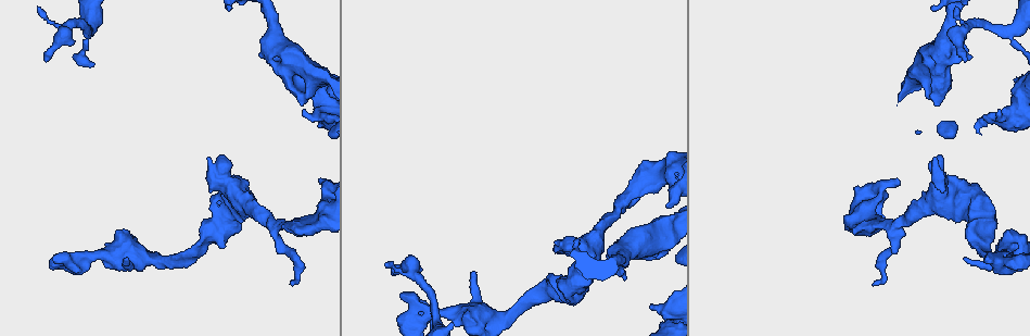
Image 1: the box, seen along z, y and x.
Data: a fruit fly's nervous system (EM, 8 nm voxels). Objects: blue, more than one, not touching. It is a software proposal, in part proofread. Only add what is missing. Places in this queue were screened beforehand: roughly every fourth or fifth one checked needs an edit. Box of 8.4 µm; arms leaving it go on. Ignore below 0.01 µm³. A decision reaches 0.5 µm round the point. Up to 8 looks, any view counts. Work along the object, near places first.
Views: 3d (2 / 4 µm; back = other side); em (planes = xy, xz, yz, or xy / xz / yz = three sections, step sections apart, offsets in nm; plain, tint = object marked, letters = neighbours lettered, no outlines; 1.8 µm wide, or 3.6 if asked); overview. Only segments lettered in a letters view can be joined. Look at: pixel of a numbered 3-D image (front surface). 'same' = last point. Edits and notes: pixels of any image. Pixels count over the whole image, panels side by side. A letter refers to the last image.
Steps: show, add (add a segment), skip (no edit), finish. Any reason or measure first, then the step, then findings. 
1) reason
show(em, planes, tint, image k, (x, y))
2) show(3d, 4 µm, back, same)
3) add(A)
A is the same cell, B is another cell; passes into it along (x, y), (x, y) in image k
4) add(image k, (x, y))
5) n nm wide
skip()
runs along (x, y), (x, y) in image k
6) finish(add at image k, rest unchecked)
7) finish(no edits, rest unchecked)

thick end
show(em, planes, letters, image 1, (302, 112))

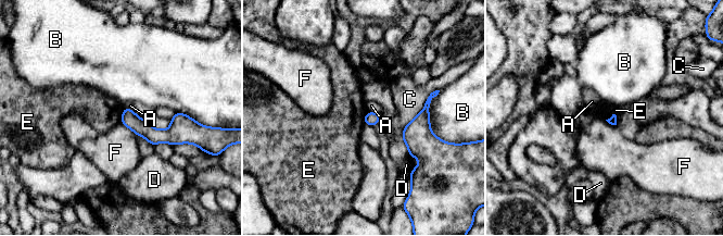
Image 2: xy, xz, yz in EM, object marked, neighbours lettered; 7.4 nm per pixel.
skip()
A, B, C, D, E and F are other cells; runs along (124, 119), (152, 135), (186, 120) in image 2; no lettered segment goes on from it

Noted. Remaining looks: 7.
an open end
show(em, planes, letters, image 1, (45, 60))

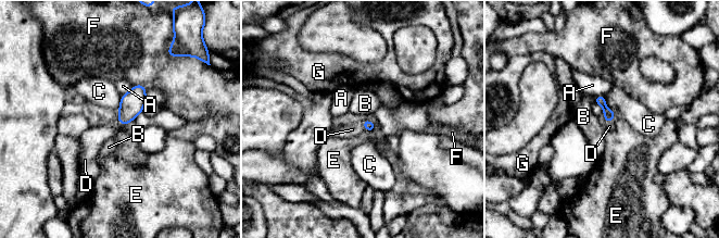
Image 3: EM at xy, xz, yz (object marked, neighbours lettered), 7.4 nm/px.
add(D)
D is the same cell, A, B, C, E, F and G are other cells; passes into it along (608, 114), (610, 121), (609, 126) in image 3; the neuron continues

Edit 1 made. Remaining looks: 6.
sharp bend
show(em, 3.6 µm, yz, step 8, letters, image 1, (946, 46))

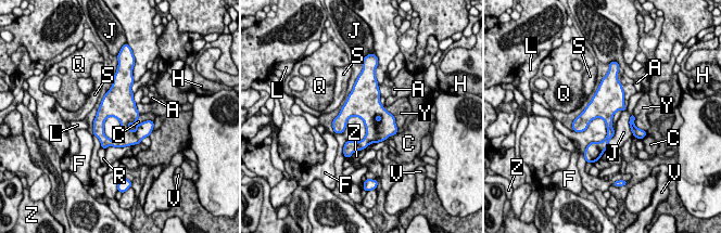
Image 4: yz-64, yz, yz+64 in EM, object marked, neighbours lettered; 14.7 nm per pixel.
skip()
A, C, F, H, J, L, Q, R, S, V, Y and Z are other cells; none of them fits

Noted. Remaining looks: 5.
finish(add at image 3, rest unchecked)

